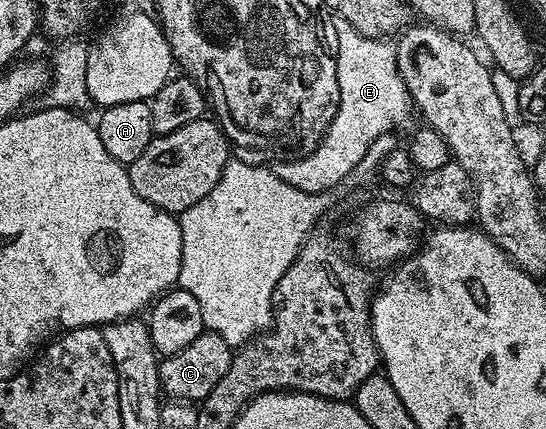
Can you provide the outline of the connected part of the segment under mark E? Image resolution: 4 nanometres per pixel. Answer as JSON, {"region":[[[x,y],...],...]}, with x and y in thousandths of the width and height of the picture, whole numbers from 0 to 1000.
{"region":[[[606,37],[603,65],[604,72],[614,72],[610,128],[617,145],[621,254],[603,303],[592,315],[592,329],[571,354],[546,368],[513,371],[500,392],[507,415],[515,415],[515,424],[529,424],[529,434],[544,434],[544,443],[560,448],[604,448],[606,441],[615,438],[625,424],[625,415],[632,415],[632,406],[639,406],[639,396],[647,396],[654,387],[654,378],[661,378],[661,368],[668,368],[676,340],[683,340],[683,331],[690,331],[690,322],[698,322],[707,308],[723,308],[729,301],[729,289],[744,275],[745,259],[755,259],[756,252],[753,224],[731,170],[722,100],[692,84],[670,84],[647,70],[647,61],[639,61],[639,51],[632,51],[632,42]]]}

